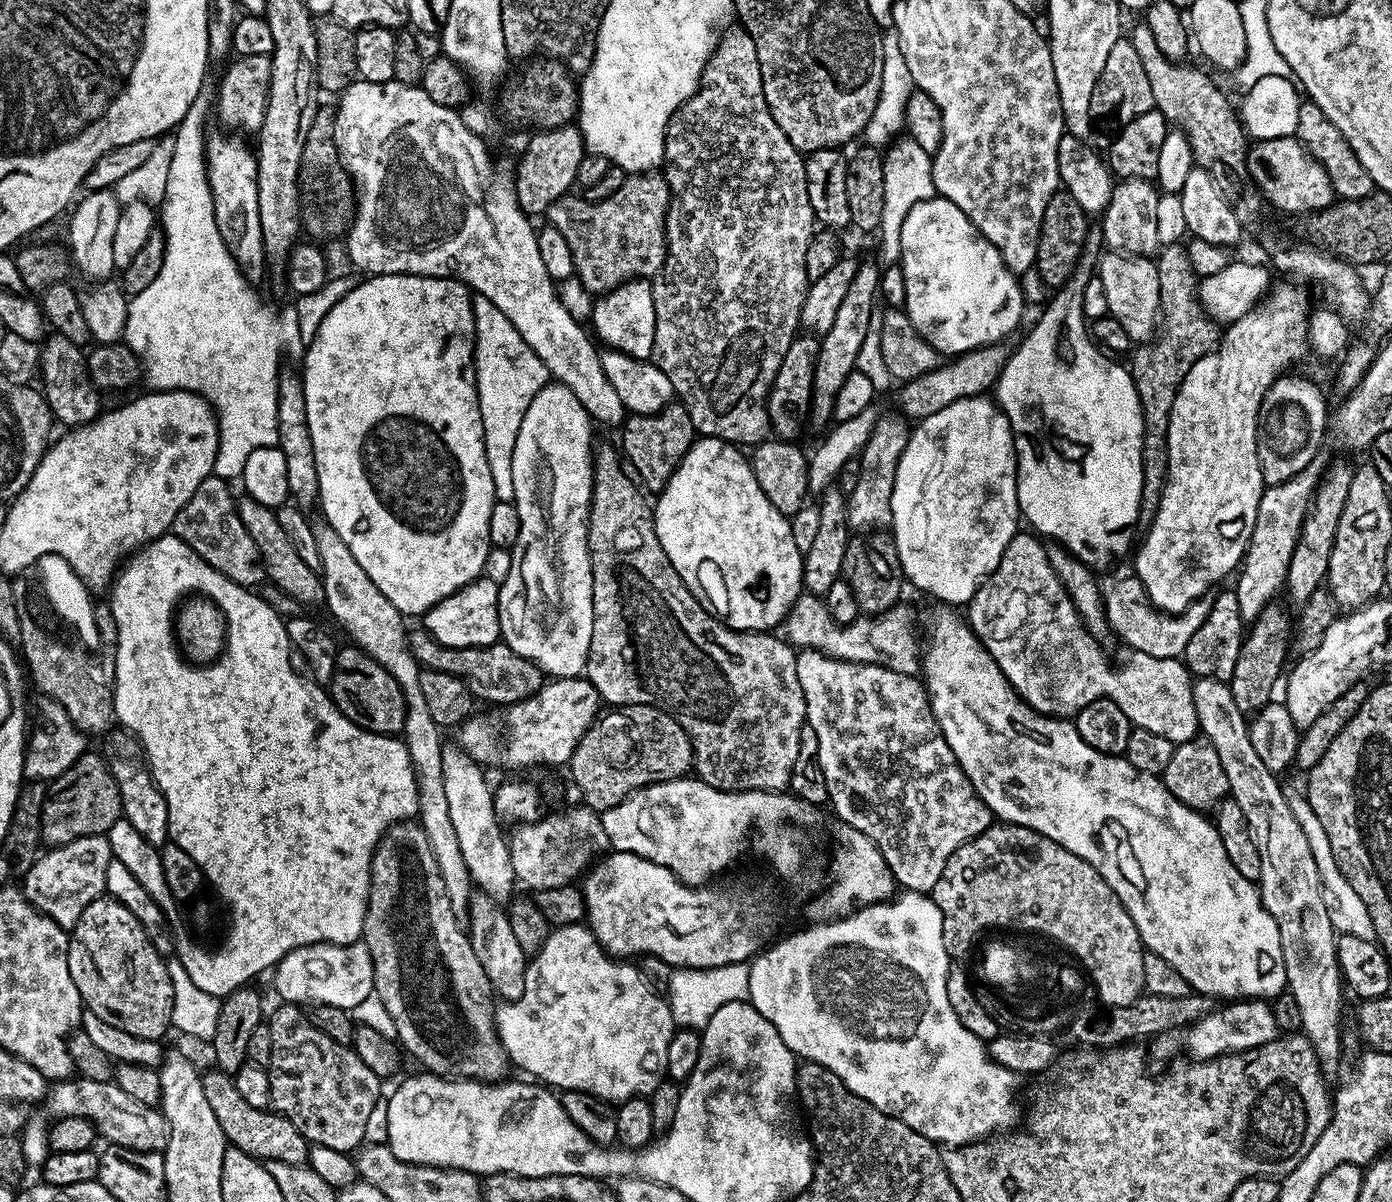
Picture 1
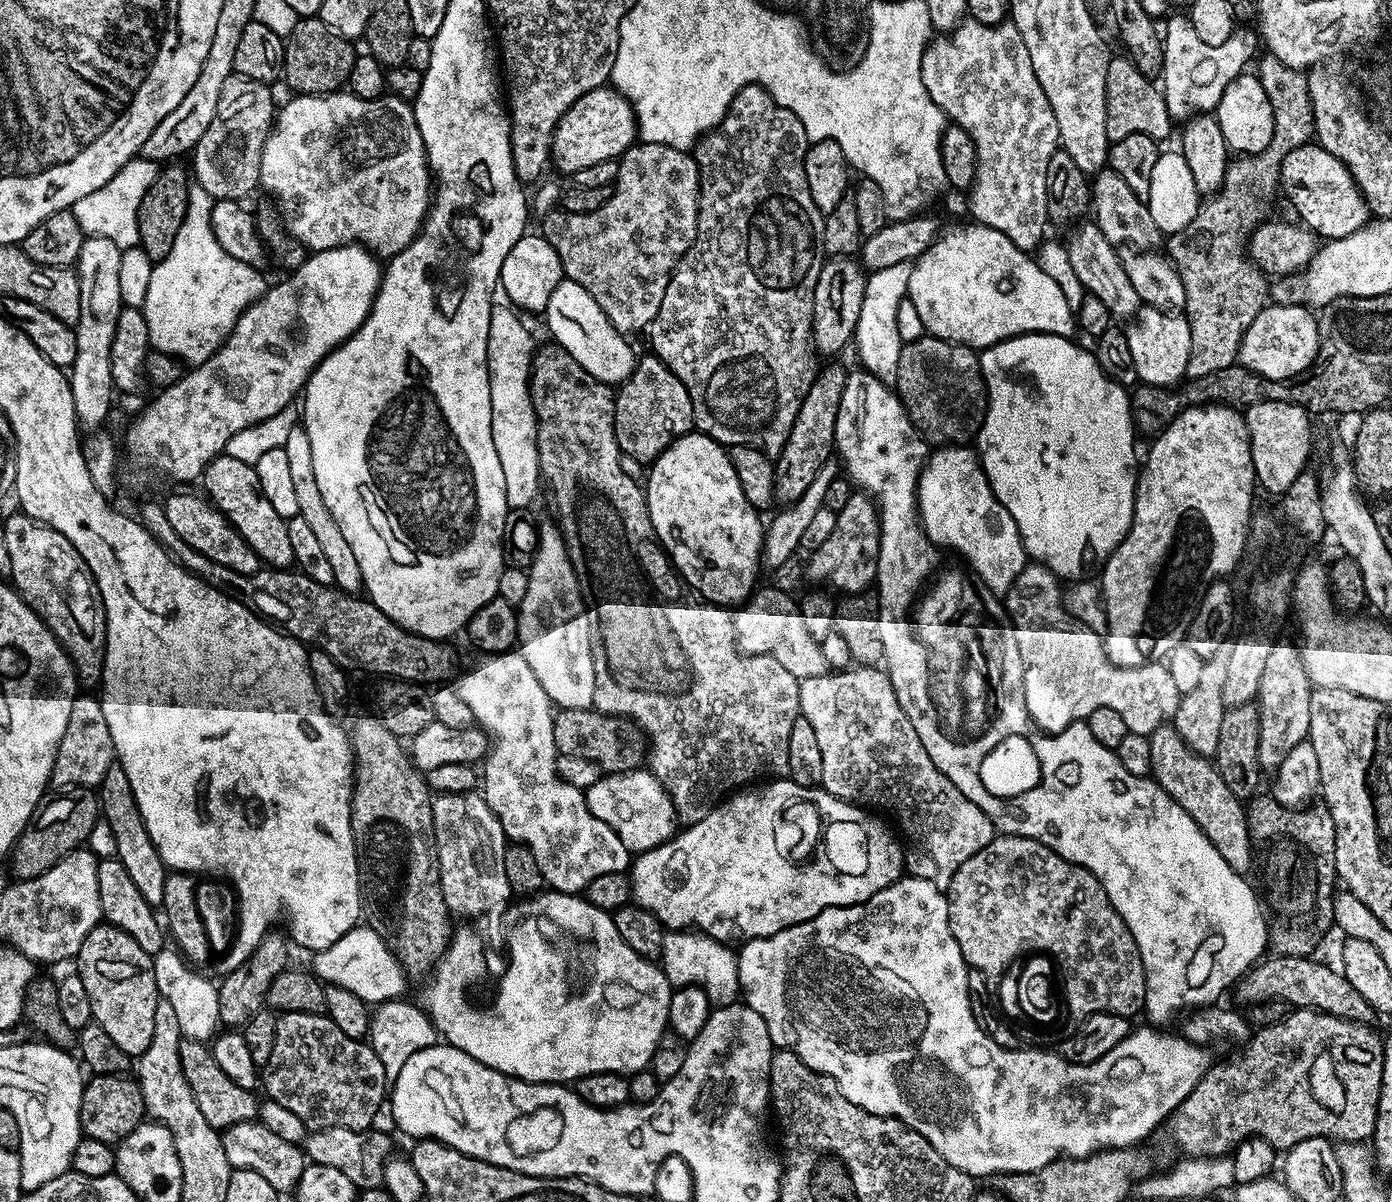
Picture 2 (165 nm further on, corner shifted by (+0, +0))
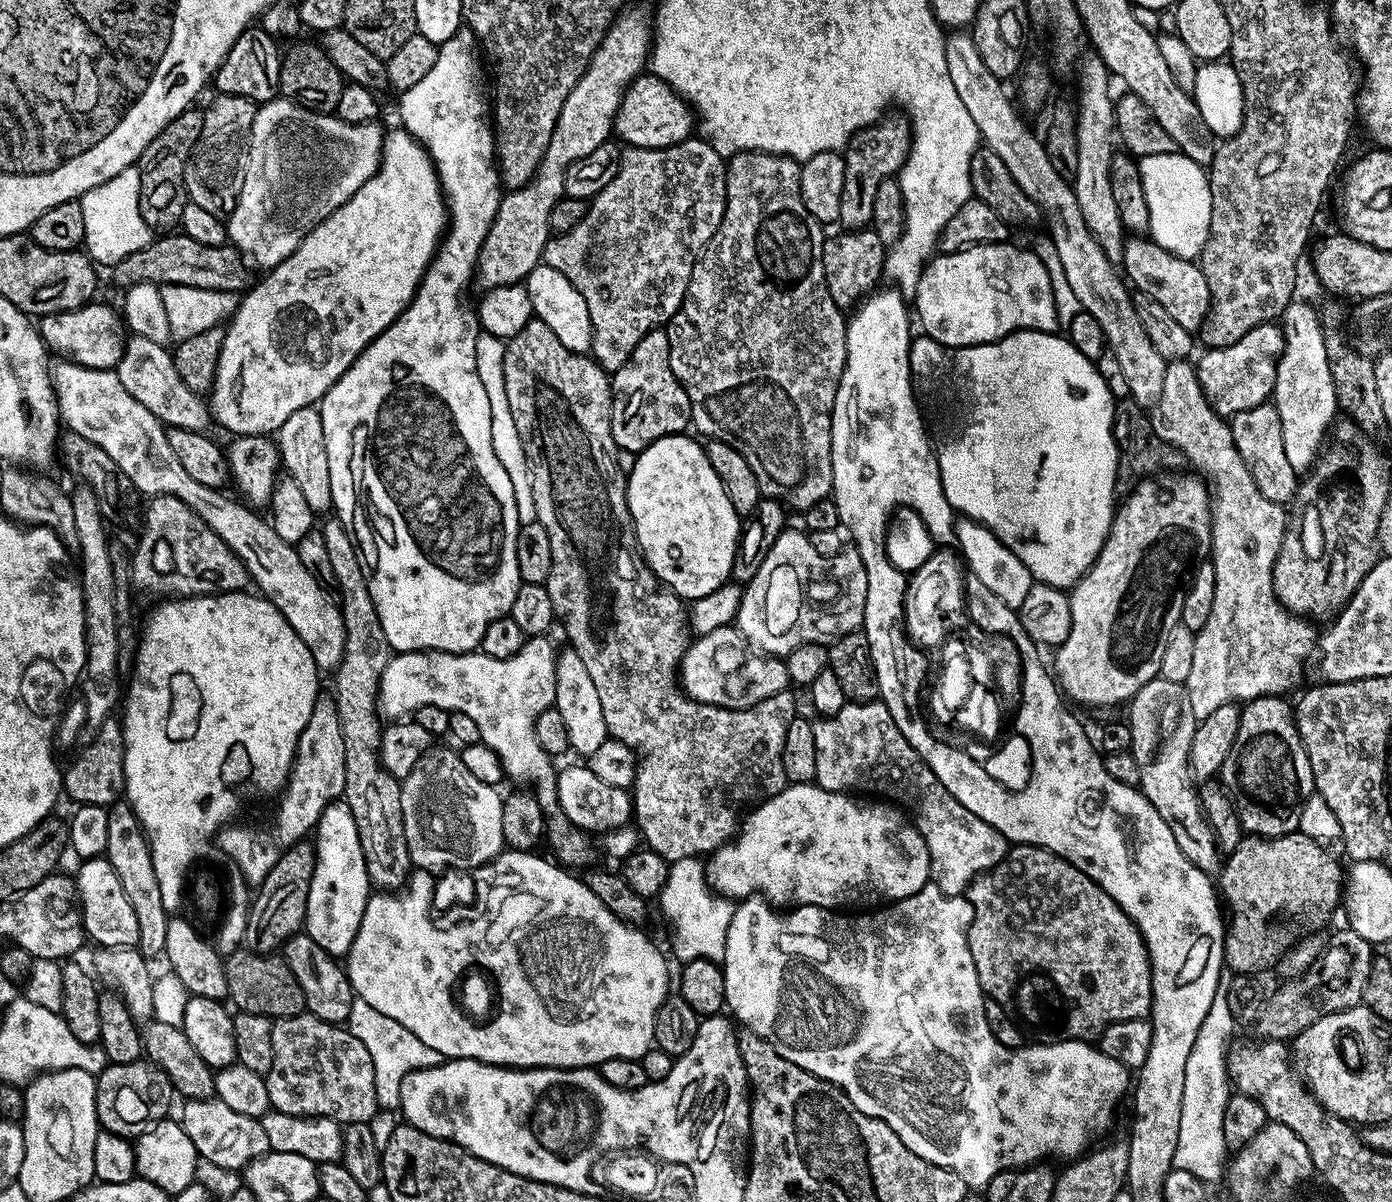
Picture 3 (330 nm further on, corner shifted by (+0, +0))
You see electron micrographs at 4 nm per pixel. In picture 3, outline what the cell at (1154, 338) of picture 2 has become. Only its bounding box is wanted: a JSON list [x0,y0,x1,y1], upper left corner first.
[1154,362,1318,722]

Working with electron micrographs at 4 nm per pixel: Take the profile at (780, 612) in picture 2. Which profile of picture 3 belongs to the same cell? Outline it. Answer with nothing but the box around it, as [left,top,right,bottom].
[678,625,790,709]

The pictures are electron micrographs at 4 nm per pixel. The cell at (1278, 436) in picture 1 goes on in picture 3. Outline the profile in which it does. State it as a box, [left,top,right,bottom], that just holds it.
[1230,402,1298,505]

